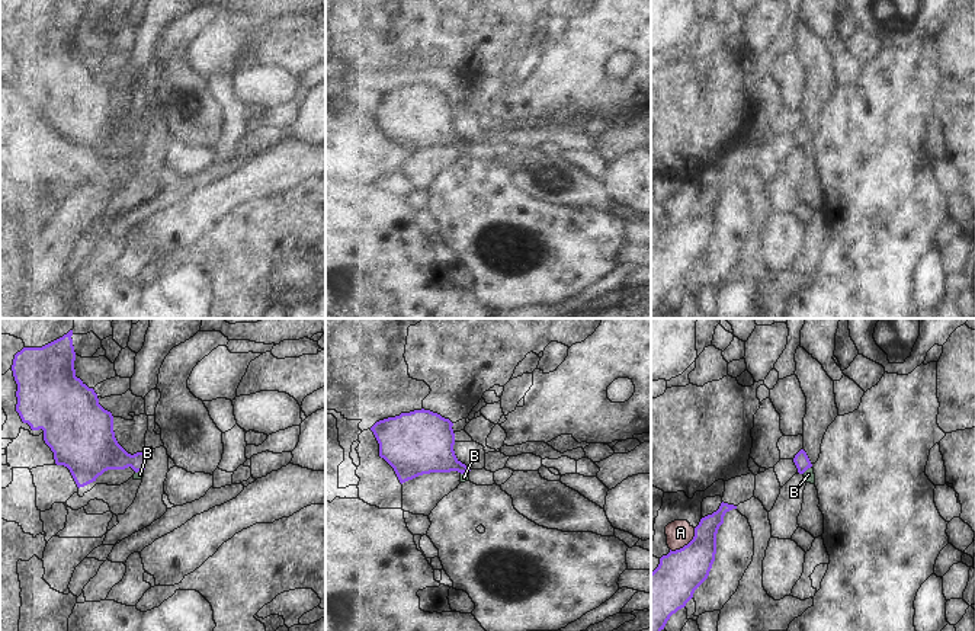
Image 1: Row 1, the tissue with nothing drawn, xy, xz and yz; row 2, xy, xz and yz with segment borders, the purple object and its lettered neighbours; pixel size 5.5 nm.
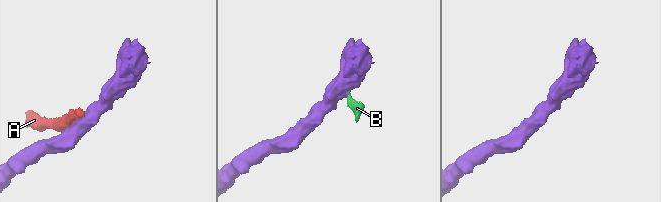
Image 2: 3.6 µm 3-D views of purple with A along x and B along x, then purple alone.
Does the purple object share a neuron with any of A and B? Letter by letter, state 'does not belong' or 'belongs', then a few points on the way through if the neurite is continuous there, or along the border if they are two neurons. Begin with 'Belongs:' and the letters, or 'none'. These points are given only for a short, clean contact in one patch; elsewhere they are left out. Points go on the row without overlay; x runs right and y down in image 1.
Belongs: B
A: does not belong | along yz (695, 202), (695, 210), (686, 218), (670, 224)
B: belongs | across yz (801, 134), (807, 143), (808, 149)

